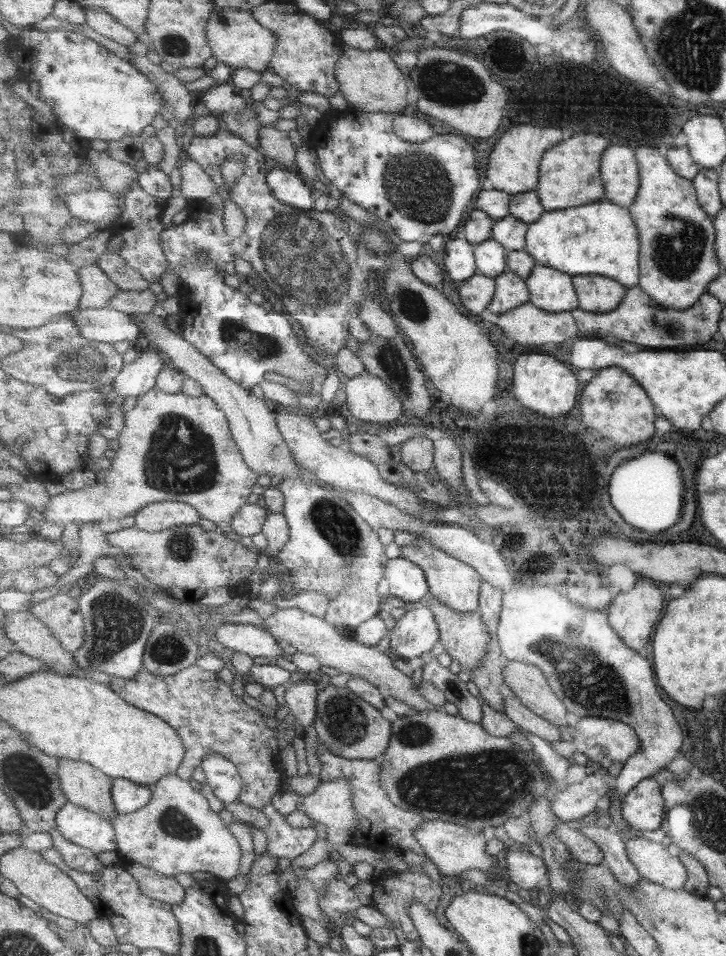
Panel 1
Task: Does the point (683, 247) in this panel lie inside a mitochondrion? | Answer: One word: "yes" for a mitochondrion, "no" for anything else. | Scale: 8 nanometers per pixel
yes

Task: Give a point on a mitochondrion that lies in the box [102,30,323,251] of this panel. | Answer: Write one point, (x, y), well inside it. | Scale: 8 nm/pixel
(175, 45)

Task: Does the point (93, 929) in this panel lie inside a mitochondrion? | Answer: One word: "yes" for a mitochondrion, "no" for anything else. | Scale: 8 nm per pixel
no

